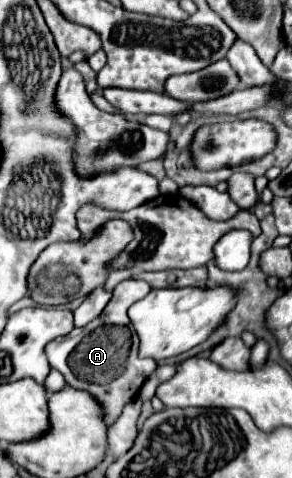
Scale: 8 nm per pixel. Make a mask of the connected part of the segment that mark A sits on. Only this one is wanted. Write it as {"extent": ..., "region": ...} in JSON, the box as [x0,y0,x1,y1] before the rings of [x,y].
{"extent":[45,279,157,425],"region":[[[143,279],[121,281],[113,289],[113,299],[109,301],[109,305],[103,309],[103,313],[95,321],[91,321],[89,325],[85,325],[81,329],[73,329],[69,335],[57,337],[57,339],[49,341],[49,345],[45,345],[49,365],[53,369],[57,369],[59,373],[63,373],[67,385],[75,387],[75,389],[85,389],[93,397],[97,397],[97,401],[105,409],[107,425],[111,425],[119,417],[117,401],[121,403],[121,409],[123,409],[123,405],[127,405],[139,393],[145,379],[157,367],[153,359],[145,359],[145,361],[139,359],[139,355],[137,355],[139,341],[137,341],[133,325],[127,317],[129,305],[139,301],[141,297],[145,297],[149,291],[151,291],[151,287]]]}

